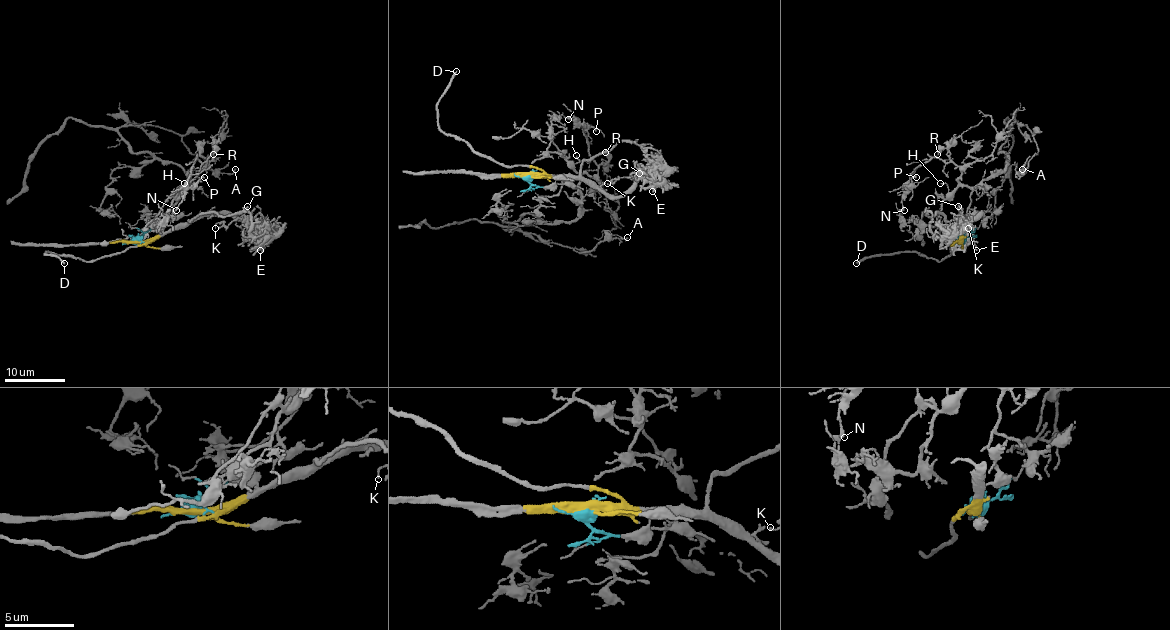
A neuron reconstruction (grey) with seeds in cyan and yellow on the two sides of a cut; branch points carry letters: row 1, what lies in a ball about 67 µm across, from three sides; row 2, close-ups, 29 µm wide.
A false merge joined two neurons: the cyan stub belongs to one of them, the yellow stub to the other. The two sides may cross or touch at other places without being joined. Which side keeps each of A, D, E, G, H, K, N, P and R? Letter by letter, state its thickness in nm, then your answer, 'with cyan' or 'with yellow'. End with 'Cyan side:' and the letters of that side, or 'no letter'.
A: 170 nm | with cyan
D: 240 nm | with yellow
E: 180 nm | with yellow
G: 180 nm | with yellow
H: 110 nm | with cyan
K: 140 nm | with yellow
N: 150 nm | with cyan
P: 110 nm | with cyan
R: 280 nm | with cyan
Cyan side: A, H, N, P, R

